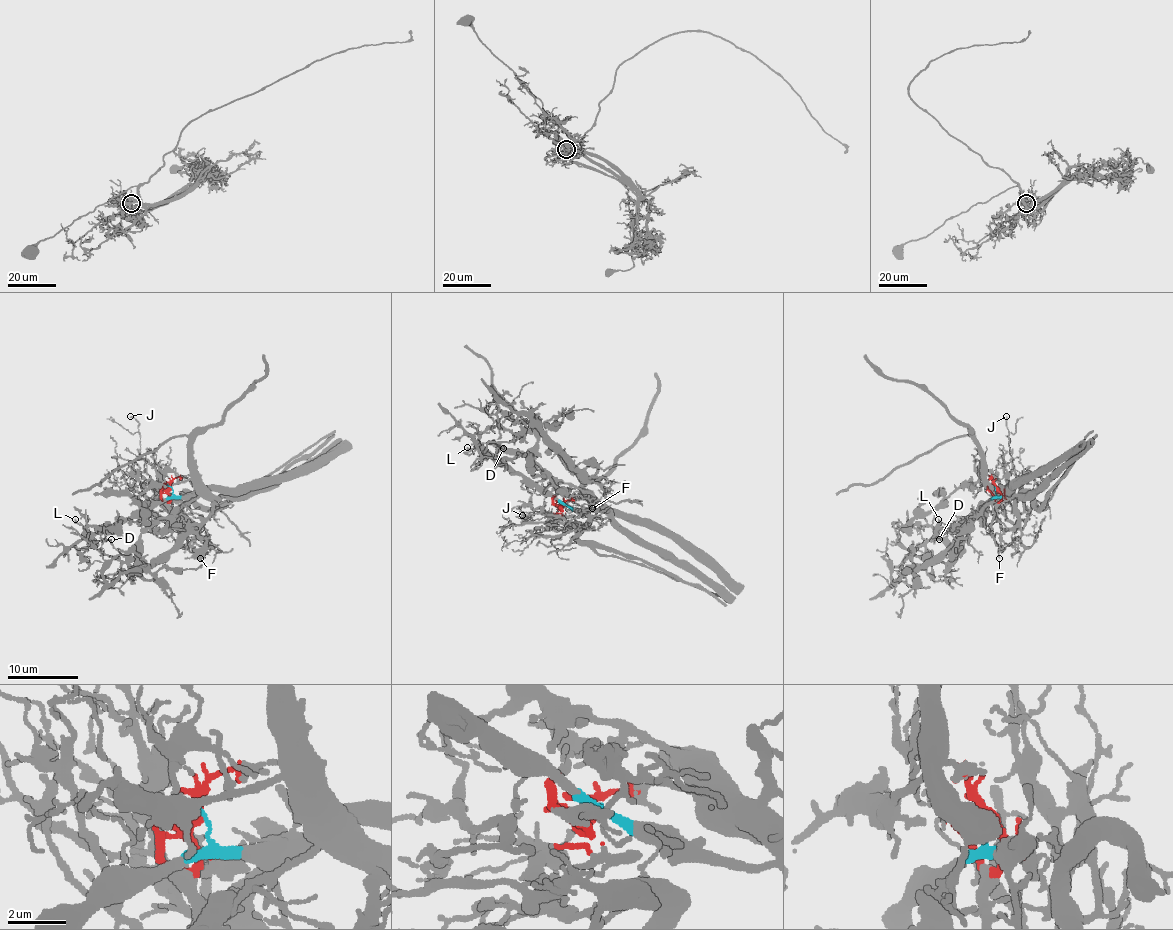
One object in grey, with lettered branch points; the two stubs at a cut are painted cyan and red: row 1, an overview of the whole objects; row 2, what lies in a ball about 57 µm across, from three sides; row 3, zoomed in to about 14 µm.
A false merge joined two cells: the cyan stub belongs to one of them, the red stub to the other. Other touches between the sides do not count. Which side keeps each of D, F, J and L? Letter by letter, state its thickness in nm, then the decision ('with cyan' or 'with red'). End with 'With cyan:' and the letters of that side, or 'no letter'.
D: 140 nm | with cyan
F: 110 nm | with red
J: 100 nm | with red
L: 160 nm | with cyan
With cyan: D, L

